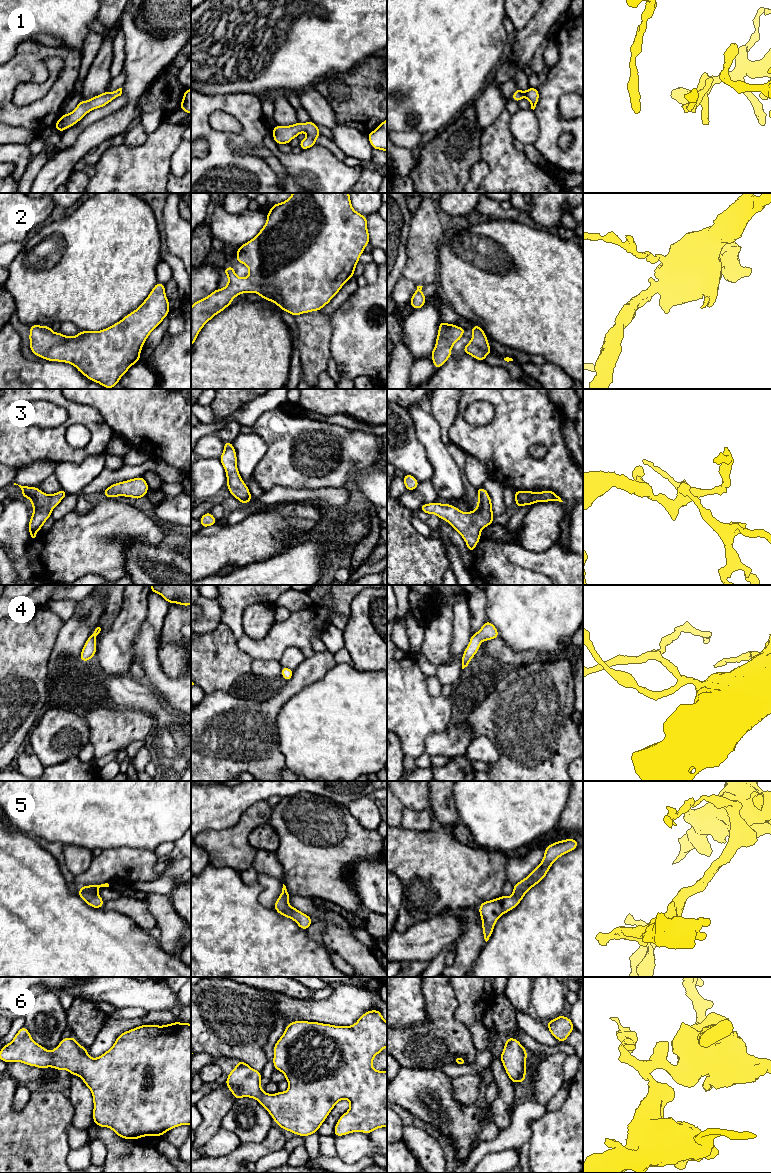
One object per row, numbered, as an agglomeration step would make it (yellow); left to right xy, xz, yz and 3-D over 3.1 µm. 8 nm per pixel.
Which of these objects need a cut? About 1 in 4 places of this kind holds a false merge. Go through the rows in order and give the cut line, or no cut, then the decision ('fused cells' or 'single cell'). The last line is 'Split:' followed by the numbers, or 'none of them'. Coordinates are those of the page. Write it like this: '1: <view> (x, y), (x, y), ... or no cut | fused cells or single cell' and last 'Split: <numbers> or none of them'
1: no cut | single cell
2: no cut | single cell
3: no cut | single cell
4: no cut | single cell
5: no cut | single cell
6: no cut | single cell
Split: none of them

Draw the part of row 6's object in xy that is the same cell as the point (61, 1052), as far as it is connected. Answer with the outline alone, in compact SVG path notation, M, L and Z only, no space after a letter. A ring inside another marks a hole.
M174 1022L164 1026L143 1024L121 1033L114 1045L100 1055L91 1058L88 1048L78 1044L74 1037L62 1038L54 1050L46 1050L36 1043L23 1026L13 1040L2 1047L0 1059L6 1063L22 1062L40 1069L53 1067L65 1069L78 1075L91 1090L93 1096L93 1122L99 1127L108 1127L123 1139L138 1140L144 1136L162 1136L180 1125L191 1126L191 1024Z

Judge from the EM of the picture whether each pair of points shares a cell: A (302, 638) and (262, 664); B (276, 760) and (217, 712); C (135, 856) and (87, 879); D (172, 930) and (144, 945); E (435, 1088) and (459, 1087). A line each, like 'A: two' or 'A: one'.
A: two
B: one
C: one
D: two
E: two

